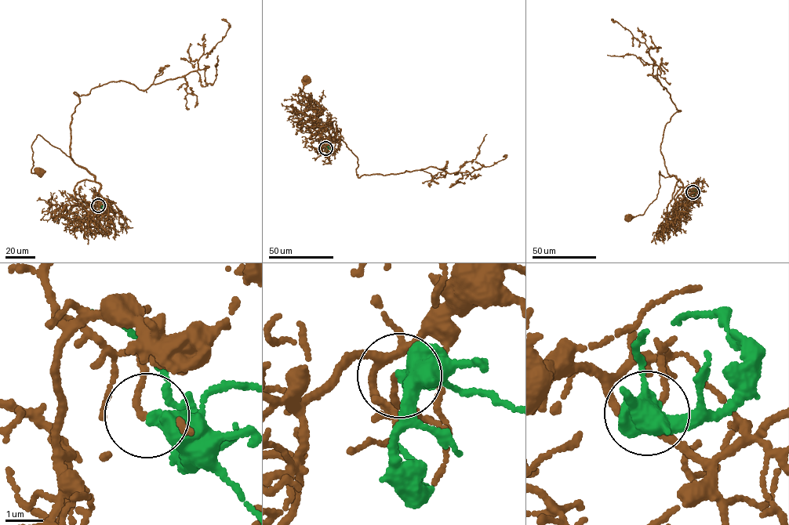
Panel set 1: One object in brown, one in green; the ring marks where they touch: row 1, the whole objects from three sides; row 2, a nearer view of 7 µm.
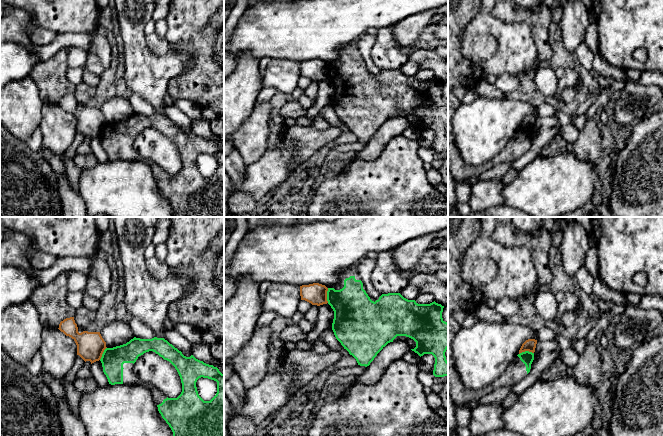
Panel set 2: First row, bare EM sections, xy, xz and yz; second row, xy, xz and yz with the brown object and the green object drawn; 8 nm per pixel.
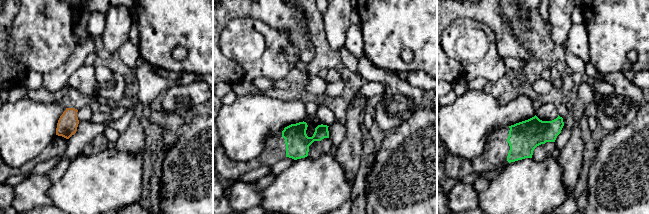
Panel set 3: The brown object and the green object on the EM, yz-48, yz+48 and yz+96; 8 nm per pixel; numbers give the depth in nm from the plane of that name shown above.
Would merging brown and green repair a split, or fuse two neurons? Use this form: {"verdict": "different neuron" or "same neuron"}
{"verdict": "different neuron"}

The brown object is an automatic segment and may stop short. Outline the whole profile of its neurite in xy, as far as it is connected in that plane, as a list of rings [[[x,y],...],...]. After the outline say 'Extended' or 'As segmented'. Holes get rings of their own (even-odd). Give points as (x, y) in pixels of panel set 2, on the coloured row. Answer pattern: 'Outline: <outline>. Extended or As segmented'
Outline: [[[74,317],[61,321],[58,329],[75,341],[77,345],[77,355],[85,362],[90,361],[92,364],[99,361],[104,350],[107,348],[106,342],[100,332],[83,331],[79,333]]]. As segmented

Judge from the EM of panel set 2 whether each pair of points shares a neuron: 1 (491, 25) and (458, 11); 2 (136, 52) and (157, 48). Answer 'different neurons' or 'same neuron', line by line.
1: different neurons
2: different neurons

